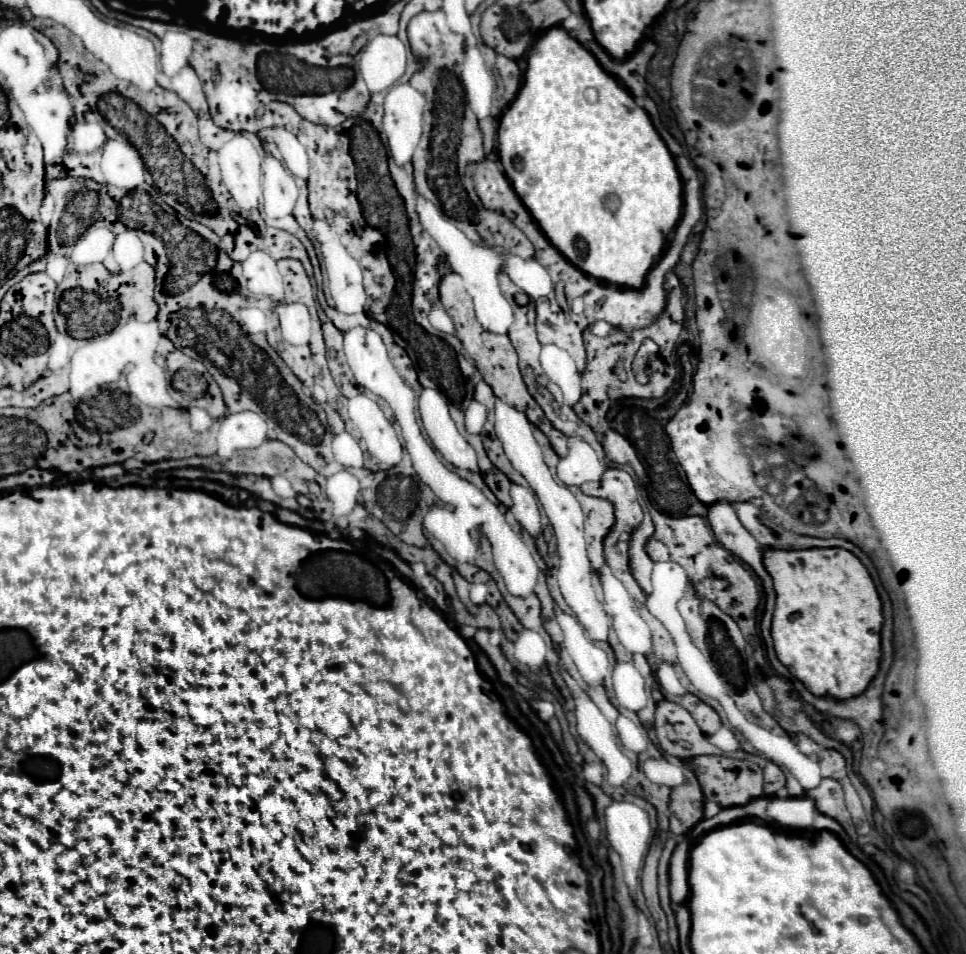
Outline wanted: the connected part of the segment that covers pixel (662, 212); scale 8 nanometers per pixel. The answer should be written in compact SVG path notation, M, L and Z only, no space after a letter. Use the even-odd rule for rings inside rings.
M553 26L553 28L545 30L537 38L537 42L531 46L531 50L527 54L527 70L525 70L525 76L523 76L523 86L519 88L517 96L511 100L511 104L501 114L499 130L497 130L497 142L499 142L497 152L499 152L499 160L503 164L505 176L509 178L517 196L523 200L523 204L527 206L531 216L537 220L539 228L549 238L549 242L571 264L575 264L581 272L587 272L593 278L607 280L607 282L613 282L613 284L619 284L619 286L641 288L647 272L651 270L657 256L661 254L661 250L665 246L665 240L671 234L671 228L675 228L675 224L679 222L681 204L683 204L683 200L681 200L681 178L679 178L679 172L677 172L677 166L675 166L675 160L673 160L669 148L665 146L661 136L655 132L647 112L641 106L635 104L633 96L617 82L617 78L611 76L609 72L605 72L603 66L597 62L597 58L589 50L585 50L575 38L571 38L569 32L563 26Z

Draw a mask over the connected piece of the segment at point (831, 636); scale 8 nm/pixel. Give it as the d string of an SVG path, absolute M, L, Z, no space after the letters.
M769 546L763 548L763 566L771 574L777 592L771 636L779 662L815 696L859 696L873 680L881 658L881 600L867 568L843 548L781 550Z

